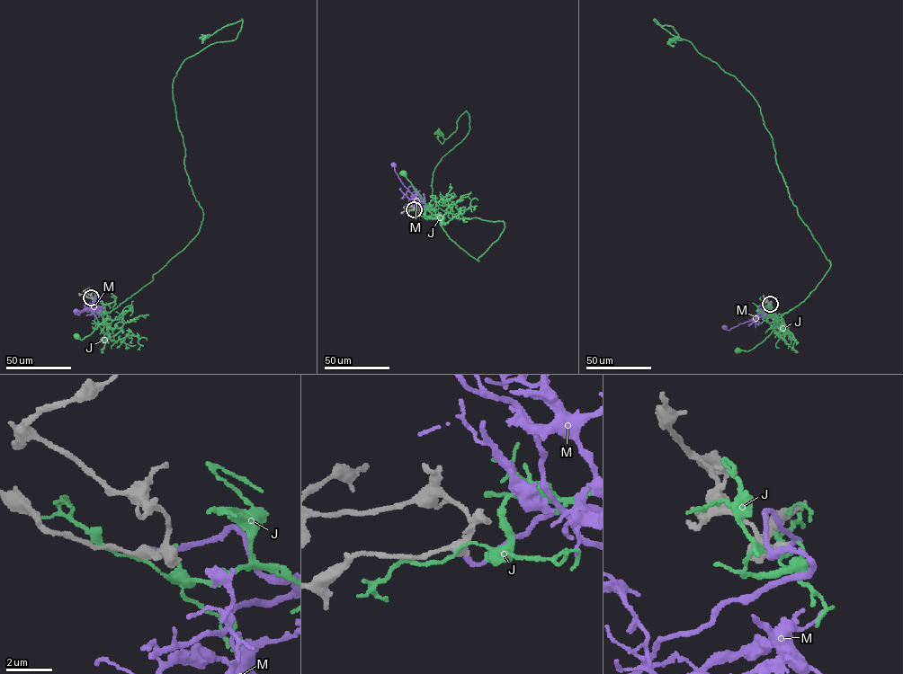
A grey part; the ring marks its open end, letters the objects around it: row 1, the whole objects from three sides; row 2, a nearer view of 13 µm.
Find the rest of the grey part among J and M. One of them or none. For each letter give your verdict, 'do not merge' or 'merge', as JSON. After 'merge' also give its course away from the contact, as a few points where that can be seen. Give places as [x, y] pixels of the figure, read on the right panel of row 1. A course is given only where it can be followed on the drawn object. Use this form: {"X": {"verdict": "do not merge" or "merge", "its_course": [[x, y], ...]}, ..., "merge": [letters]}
{"J": {"verdict": "do not merge"}, "M": {"verdict": "merge", "its_course": [[770, 304], [769, 302], [771, 305], [750, 321], [728, 330], [722, 326]]}, "merge": ["M"]}

